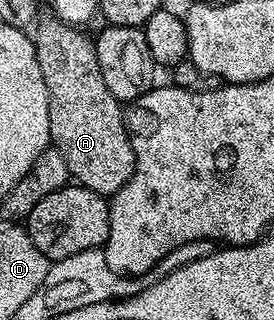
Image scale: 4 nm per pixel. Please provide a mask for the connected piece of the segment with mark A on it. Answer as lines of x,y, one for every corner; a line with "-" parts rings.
40,19
39,29
33,32
33,50
37,54
39,75
45,78
47,87
47,131
49,140
65,158
68,173
75,176
80,185
99,193
104,198
114,196
135,172
135,152
131,149
131,137
127,134
124,105
113,94
101,78
101,66
97,66
95,41
86,36
82,27
66,24
64,20

